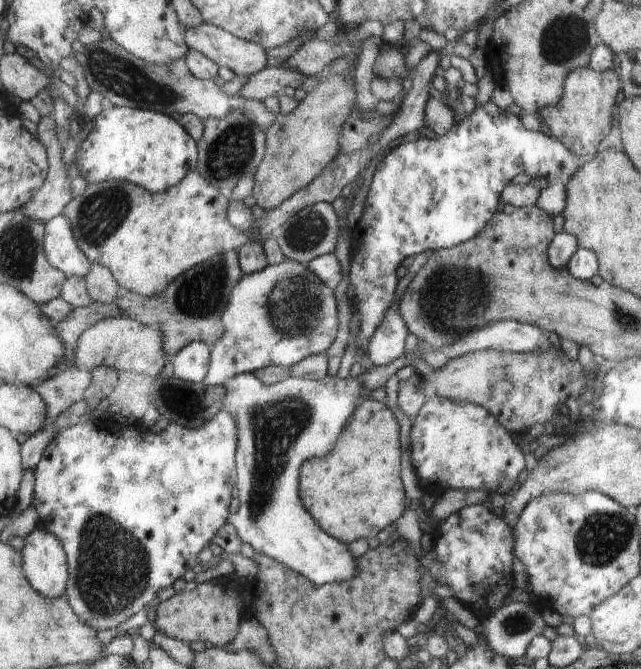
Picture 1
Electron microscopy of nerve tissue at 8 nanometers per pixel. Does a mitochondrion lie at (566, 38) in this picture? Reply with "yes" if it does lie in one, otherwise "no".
yes

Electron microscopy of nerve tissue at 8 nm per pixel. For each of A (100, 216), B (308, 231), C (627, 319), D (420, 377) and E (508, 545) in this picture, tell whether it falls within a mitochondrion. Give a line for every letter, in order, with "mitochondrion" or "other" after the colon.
A: mitochondrion
B: mitochondrion
C: mitochondrion
D: other
E: other

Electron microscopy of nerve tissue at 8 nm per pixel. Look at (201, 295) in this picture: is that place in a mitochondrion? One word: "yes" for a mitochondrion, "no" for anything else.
yes

